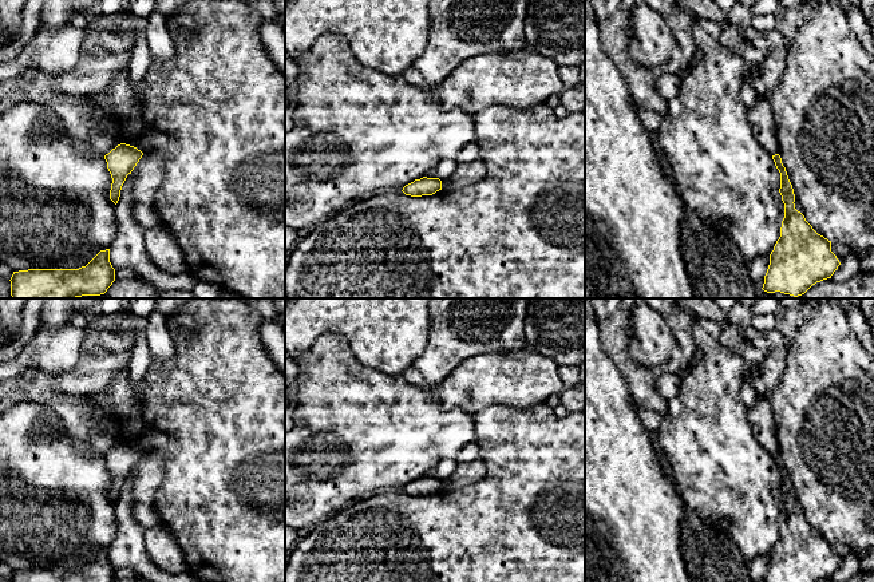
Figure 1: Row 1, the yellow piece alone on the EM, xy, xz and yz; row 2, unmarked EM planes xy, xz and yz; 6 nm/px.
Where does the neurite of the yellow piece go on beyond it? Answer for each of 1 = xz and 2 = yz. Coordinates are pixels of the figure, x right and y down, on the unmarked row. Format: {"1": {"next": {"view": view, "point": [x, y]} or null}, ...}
{"1": {"next": null}, "2": {"next": null}}

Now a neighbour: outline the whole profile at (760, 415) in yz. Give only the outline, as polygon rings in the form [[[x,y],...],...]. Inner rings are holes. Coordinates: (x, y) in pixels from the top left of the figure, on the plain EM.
[[[764,396],[756,397],[754,405],[747,409],[747,417],[756,440],[771,455],[778,454],[776,423],[770,401]]]

